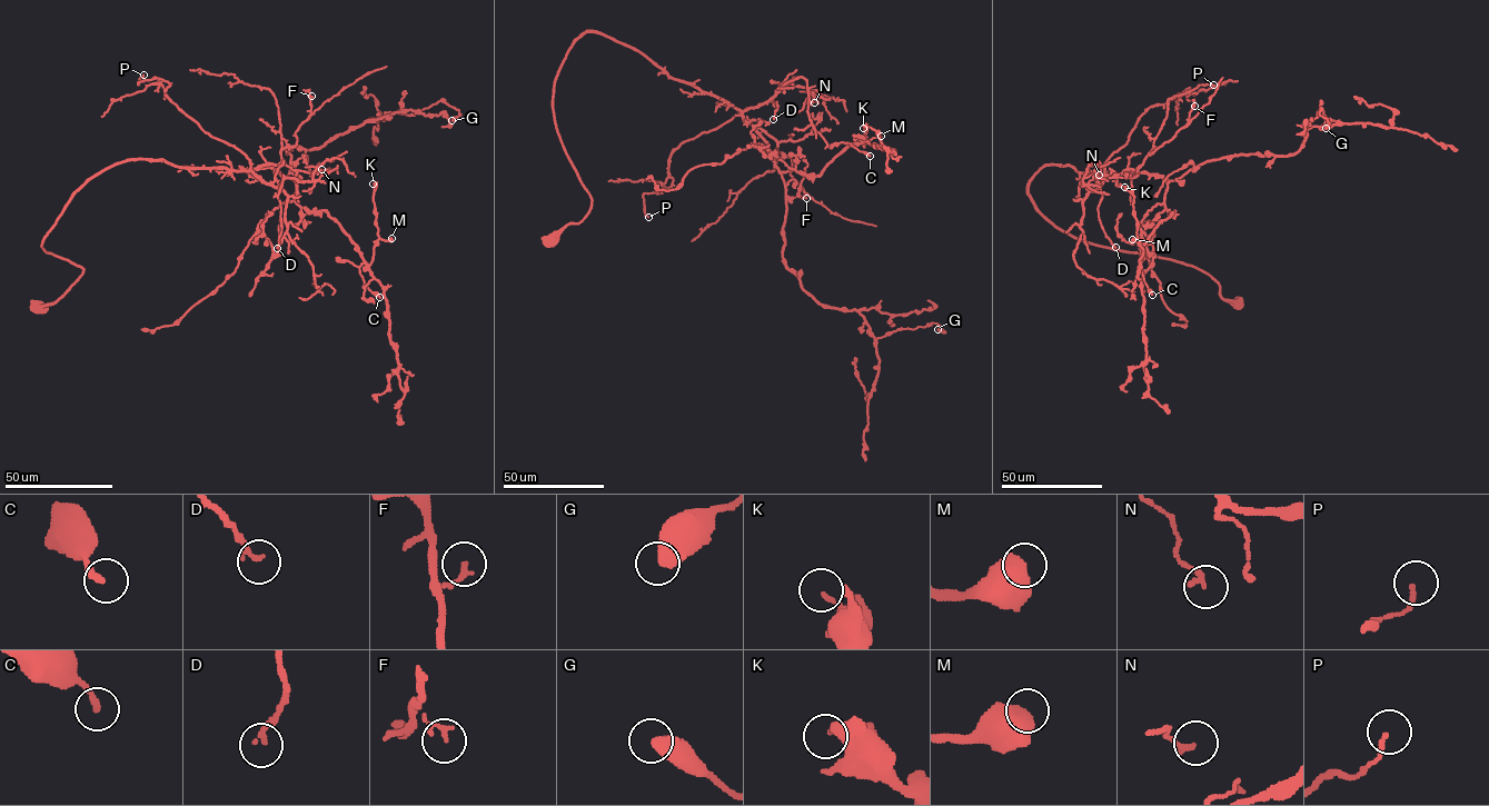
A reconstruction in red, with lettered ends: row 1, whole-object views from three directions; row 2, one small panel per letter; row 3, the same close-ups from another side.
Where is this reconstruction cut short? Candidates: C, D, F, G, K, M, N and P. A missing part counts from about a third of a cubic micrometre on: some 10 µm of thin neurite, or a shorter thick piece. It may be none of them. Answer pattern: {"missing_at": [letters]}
{"missing_at": []}

